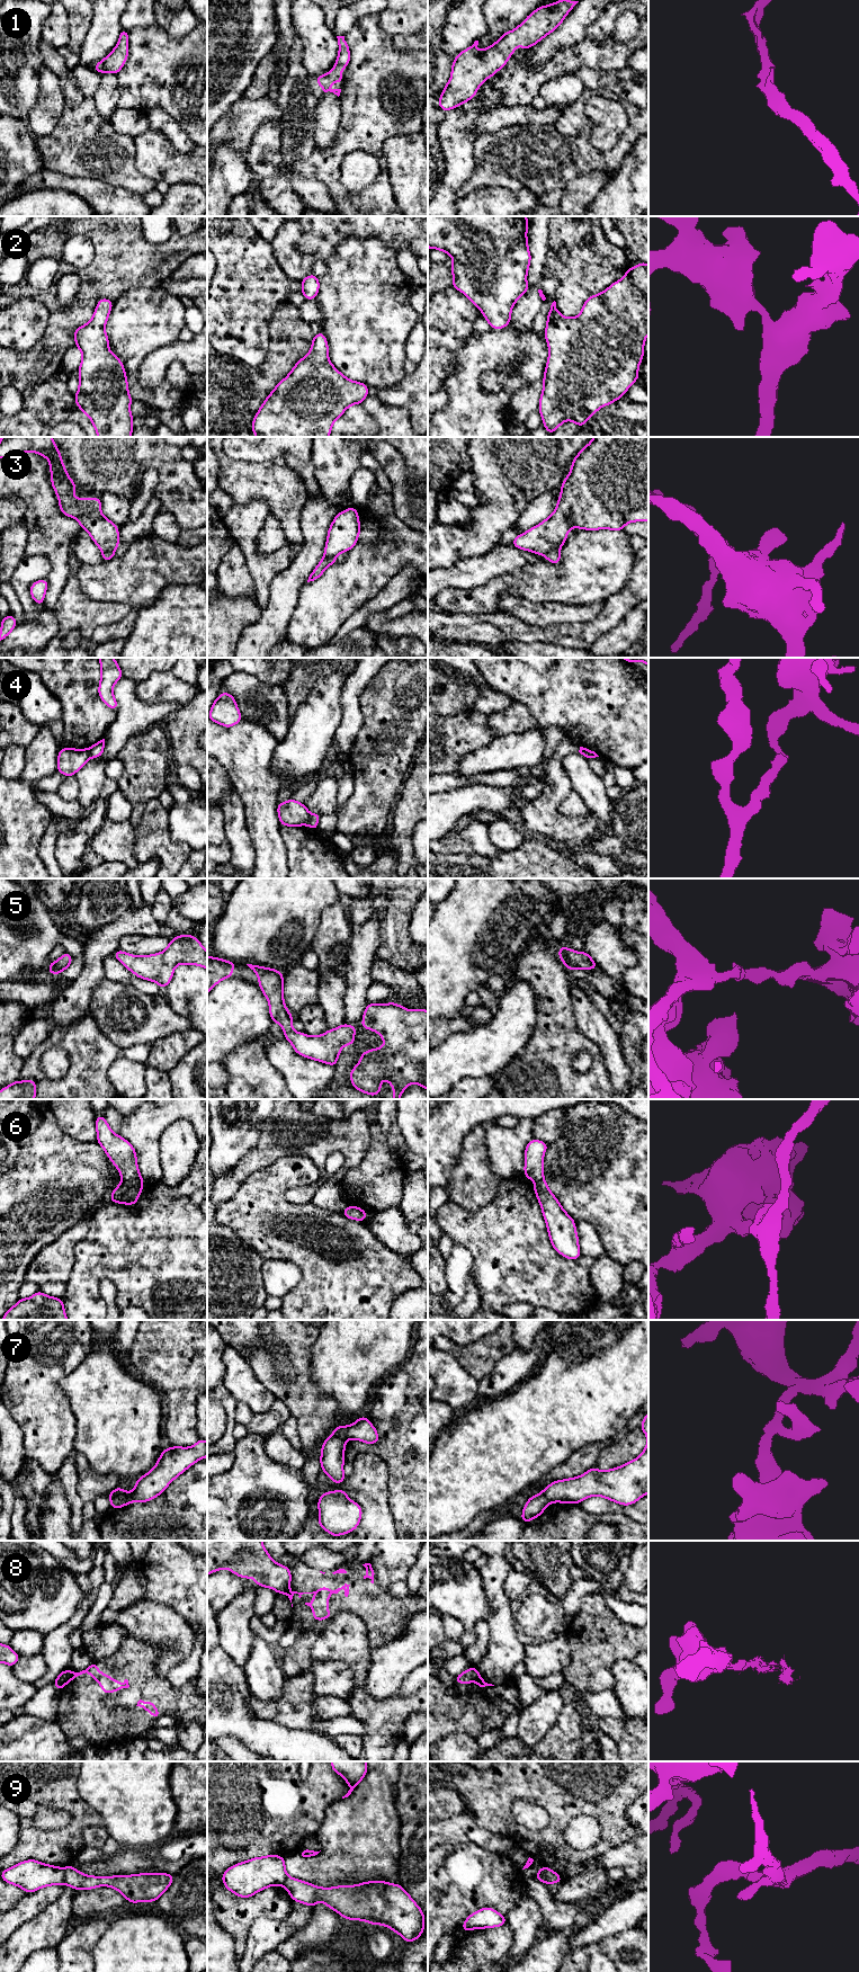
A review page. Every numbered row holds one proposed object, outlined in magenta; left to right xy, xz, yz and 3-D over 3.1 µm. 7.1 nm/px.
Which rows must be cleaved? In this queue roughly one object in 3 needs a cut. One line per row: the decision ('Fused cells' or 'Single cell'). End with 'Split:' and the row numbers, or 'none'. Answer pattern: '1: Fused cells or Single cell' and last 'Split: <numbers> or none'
1: Single cell
2: Single cell
3: Fused cells
4: Fused cells
5: Single cell
6: Fused cells
7: Fused cells
8: Fused cells
9: Fused cells
Split: 3, 4, 6, 7, 8, 9

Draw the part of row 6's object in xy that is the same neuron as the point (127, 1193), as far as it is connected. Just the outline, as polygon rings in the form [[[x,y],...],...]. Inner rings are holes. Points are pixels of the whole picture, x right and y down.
[[[142,1178],[131,1181],[122,1181],[111,1192],[109,1201],[119,1204],[135,1205],[142,1193],[144,1183],[145,1181]]]

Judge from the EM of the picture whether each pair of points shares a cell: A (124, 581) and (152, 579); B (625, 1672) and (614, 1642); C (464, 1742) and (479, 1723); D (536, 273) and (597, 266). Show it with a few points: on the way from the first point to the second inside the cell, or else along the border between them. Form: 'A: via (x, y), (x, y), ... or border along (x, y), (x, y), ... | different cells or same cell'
A: via (131, 579), (145, 579) | same cell
B: border along (633, 1660), (618, 1659), (613, 1665), (613, 1685) | different cells
C: border along (444, 1736), (450, 1732), (464, 1731), (477, 1738) | different cells
D: border along (547, 240), (547, 253), (544, 266) | different cells

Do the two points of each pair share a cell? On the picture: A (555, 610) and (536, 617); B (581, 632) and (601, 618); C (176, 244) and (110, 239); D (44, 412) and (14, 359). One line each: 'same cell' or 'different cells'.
A: same cell
B: same cell
C: same cell
D: different cells

